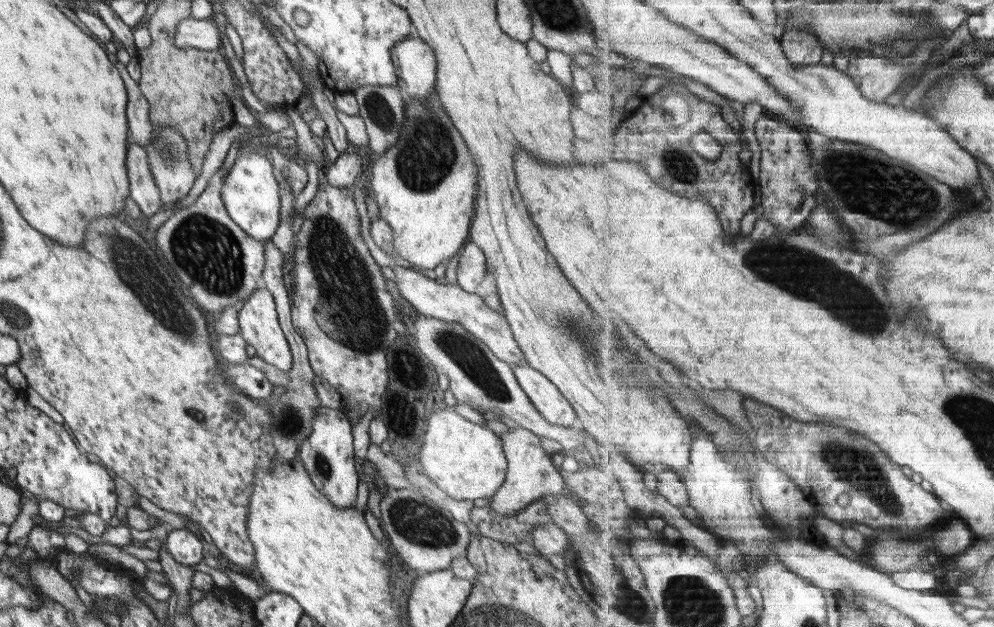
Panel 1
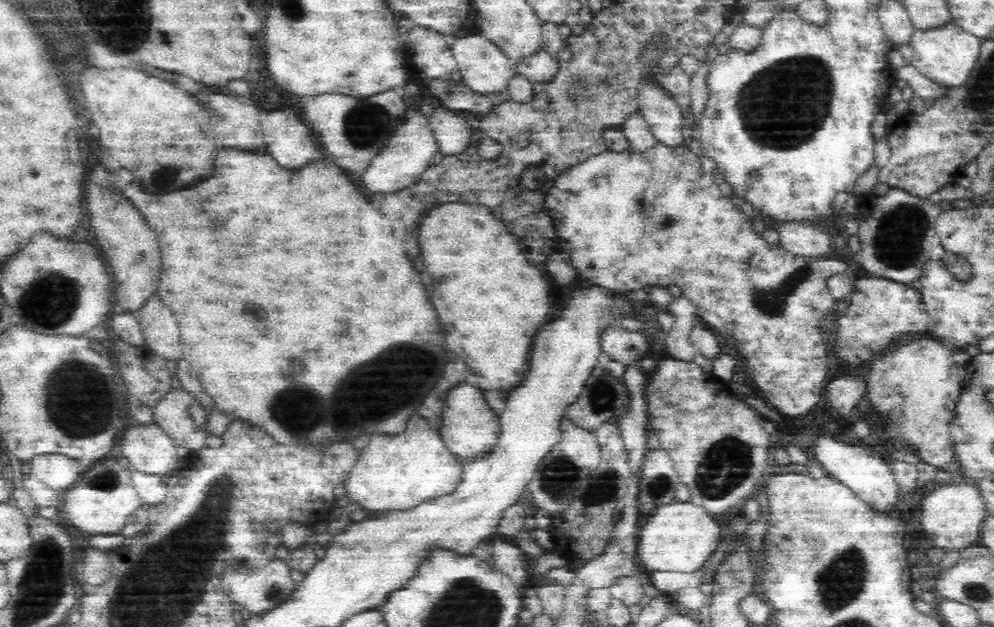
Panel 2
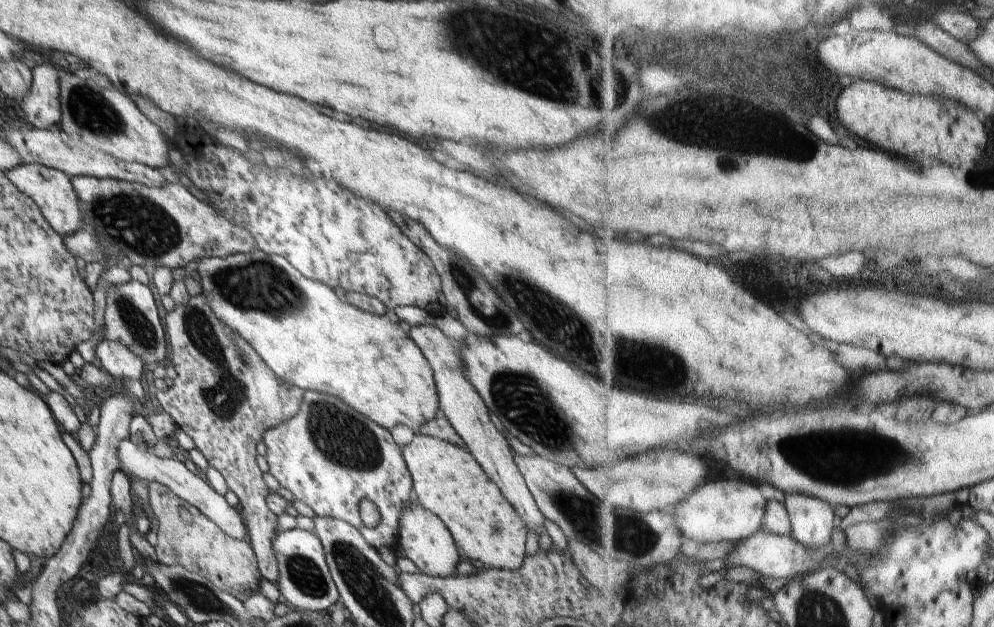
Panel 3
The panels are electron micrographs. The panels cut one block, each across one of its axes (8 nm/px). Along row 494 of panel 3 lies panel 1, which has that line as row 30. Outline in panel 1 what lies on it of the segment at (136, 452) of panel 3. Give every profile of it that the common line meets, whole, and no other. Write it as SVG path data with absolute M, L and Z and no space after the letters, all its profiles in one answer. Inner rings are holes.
M191 16L177 24L174 44L178 48L219 51L222 50L222 36L212 18L199 20Z

